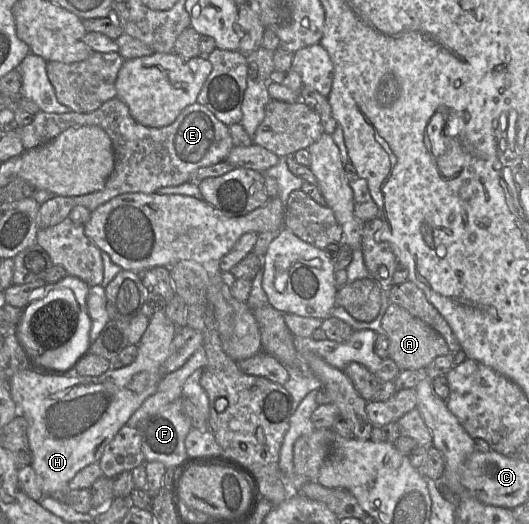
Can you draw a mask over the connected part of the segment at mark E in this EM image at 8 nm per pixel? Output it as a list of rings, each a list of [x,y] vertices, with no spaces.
[[[114,97],[97,110],[88,113],[71,111],[58,114],[40,110],[30,124],[17,127],[16,131],[26,151],[53,140],[68,128],[81,126],[101,127],[110,137],[114,148],[112,174],[100,191],[82,196],[54,196],[44,202],[37,215],[38,230],[59,224],[77,205],[84,206],[91,212],[124,193],[150,194],[162,187],[186,183],[199,168],[226,161],[234,147],[229,127],[198,102],[185,107],[173,123],[159,128],[138,123],[132,117],[128,106],[118,97]]]

